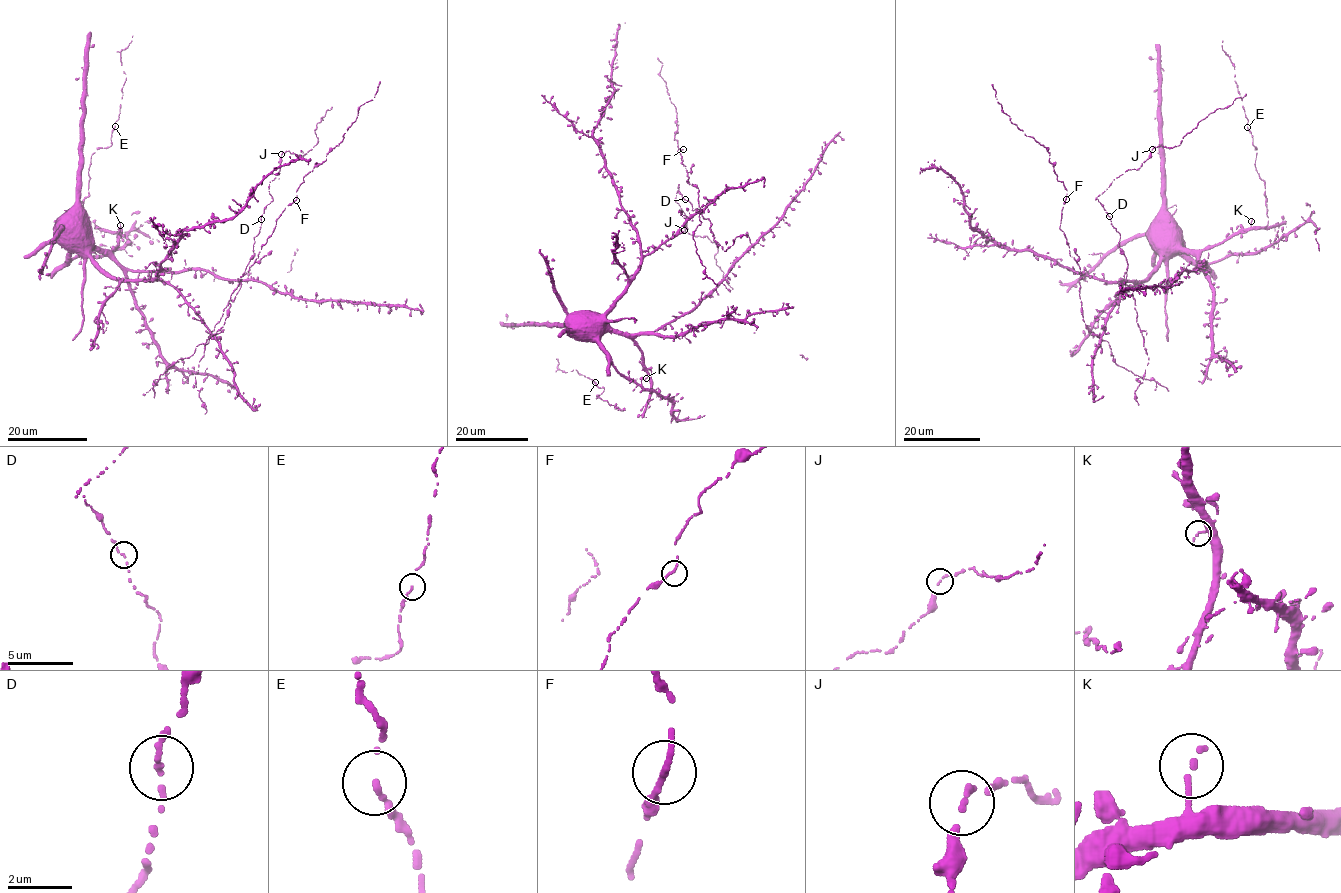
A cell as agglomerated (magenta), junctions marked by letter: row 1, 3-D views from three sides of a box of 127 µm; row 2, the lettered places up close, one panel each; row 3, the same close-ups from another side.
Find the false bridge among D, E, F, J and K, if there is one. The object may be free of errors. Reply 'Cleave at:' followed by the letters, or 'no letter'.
Cleave at: no letter

